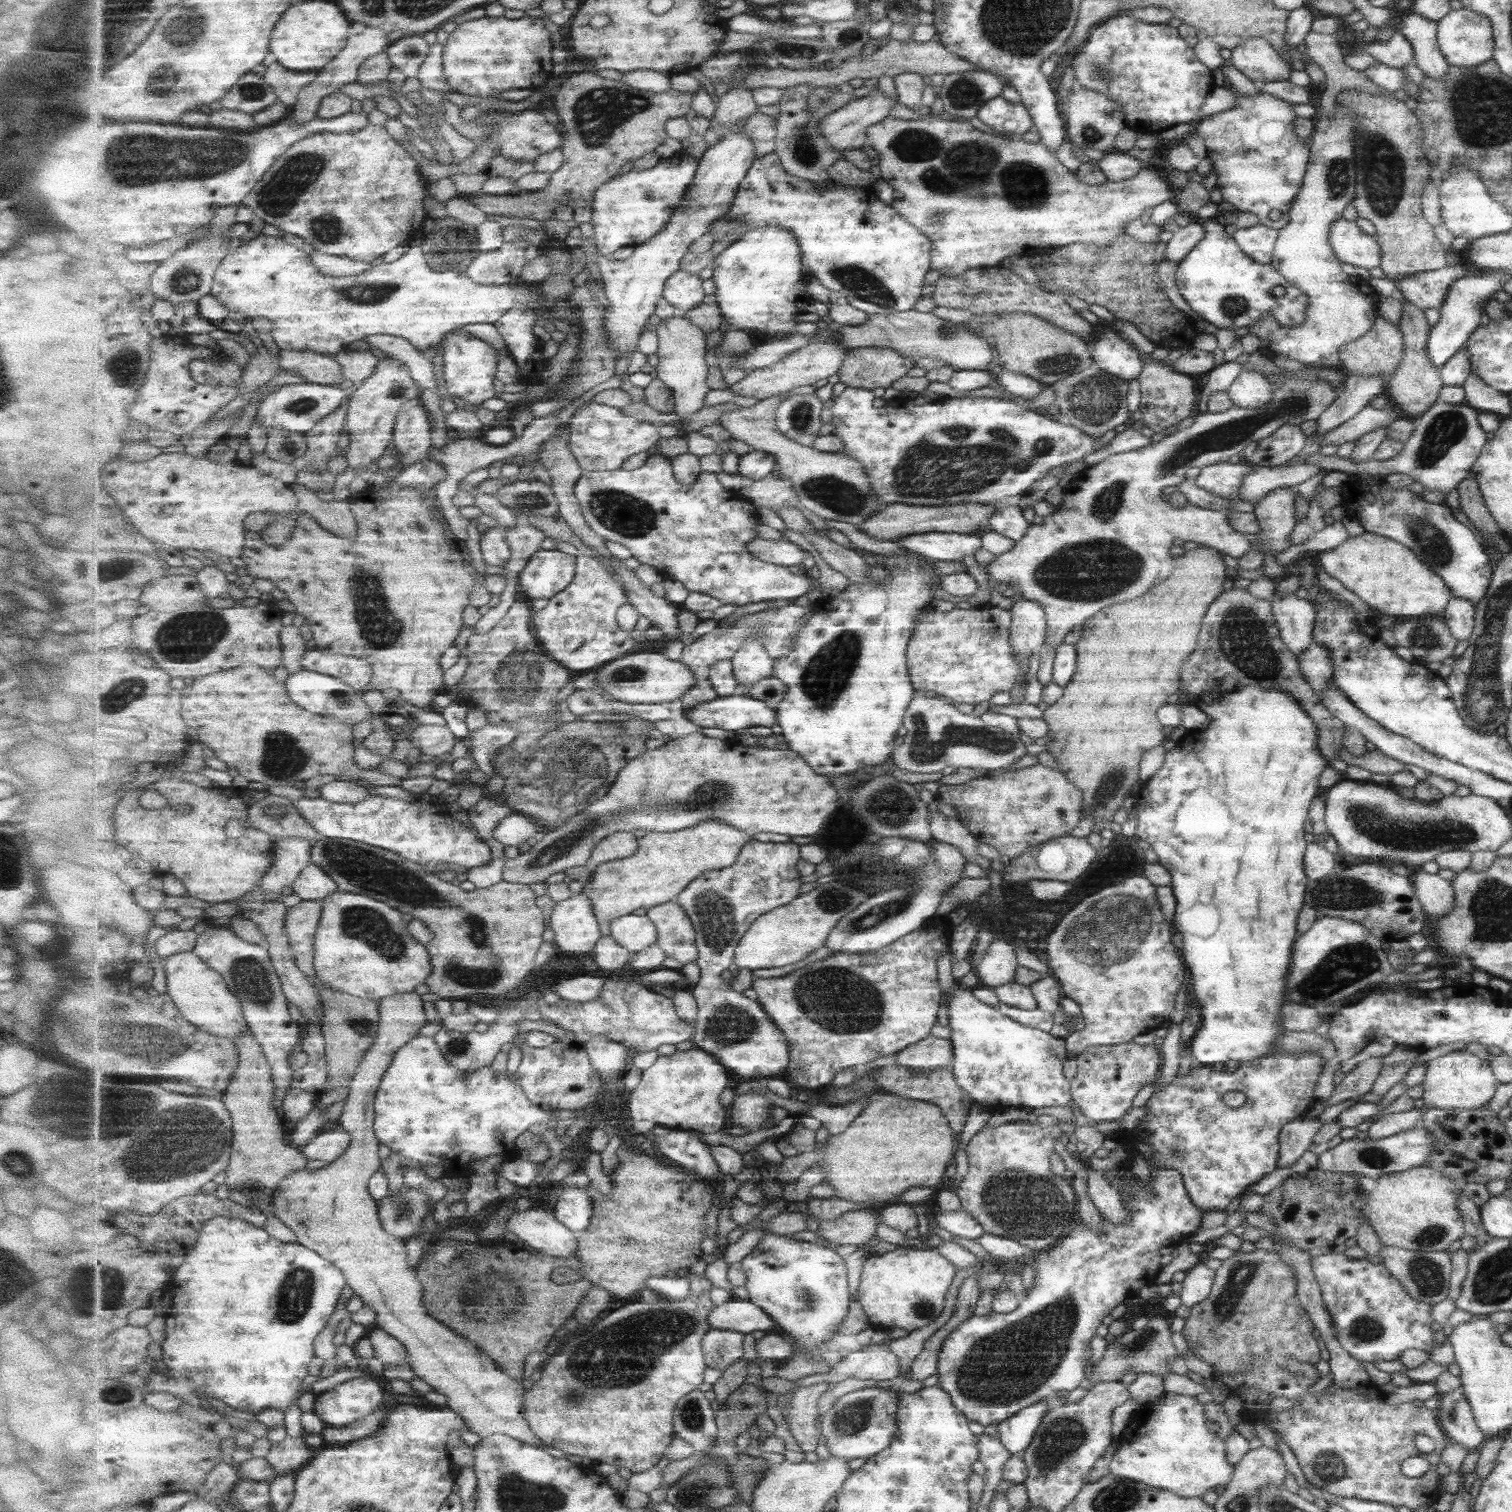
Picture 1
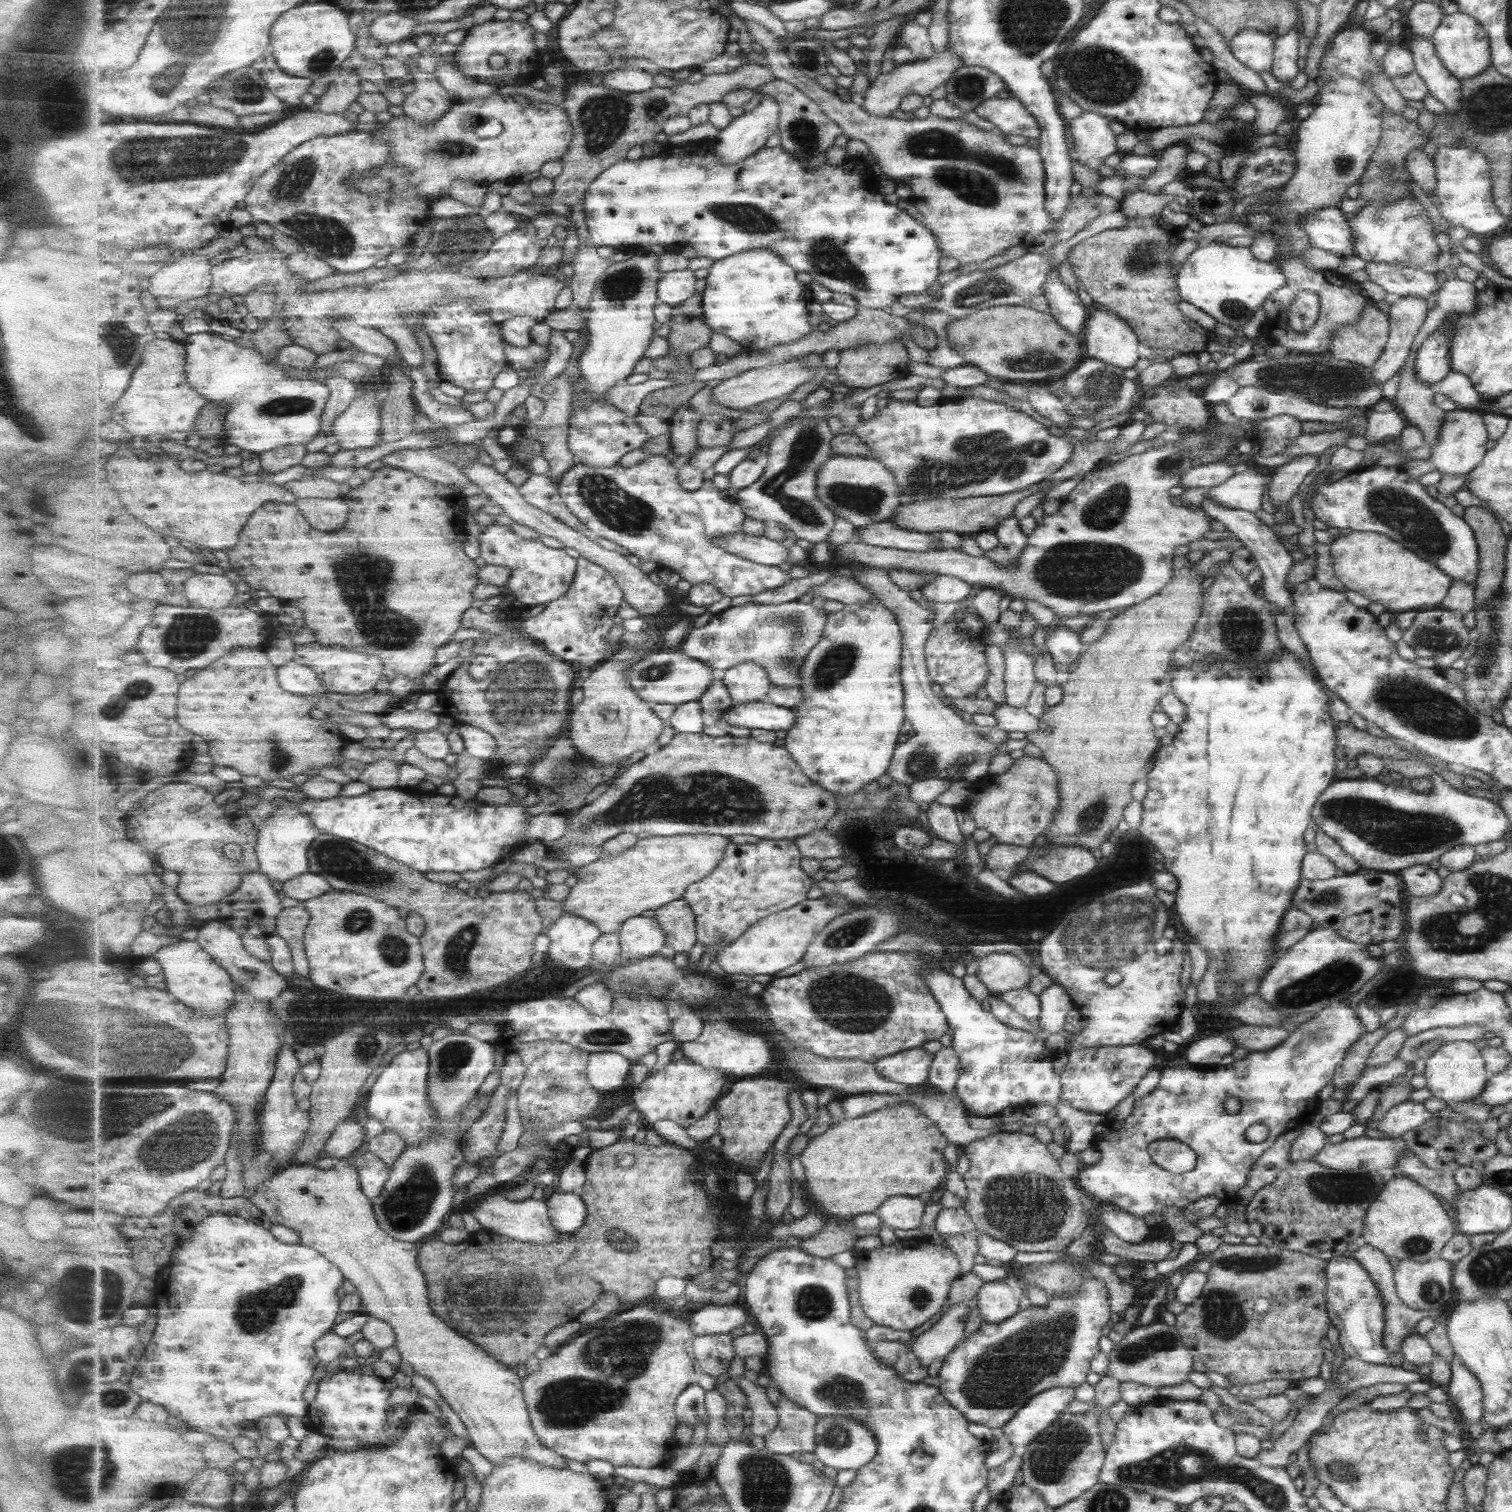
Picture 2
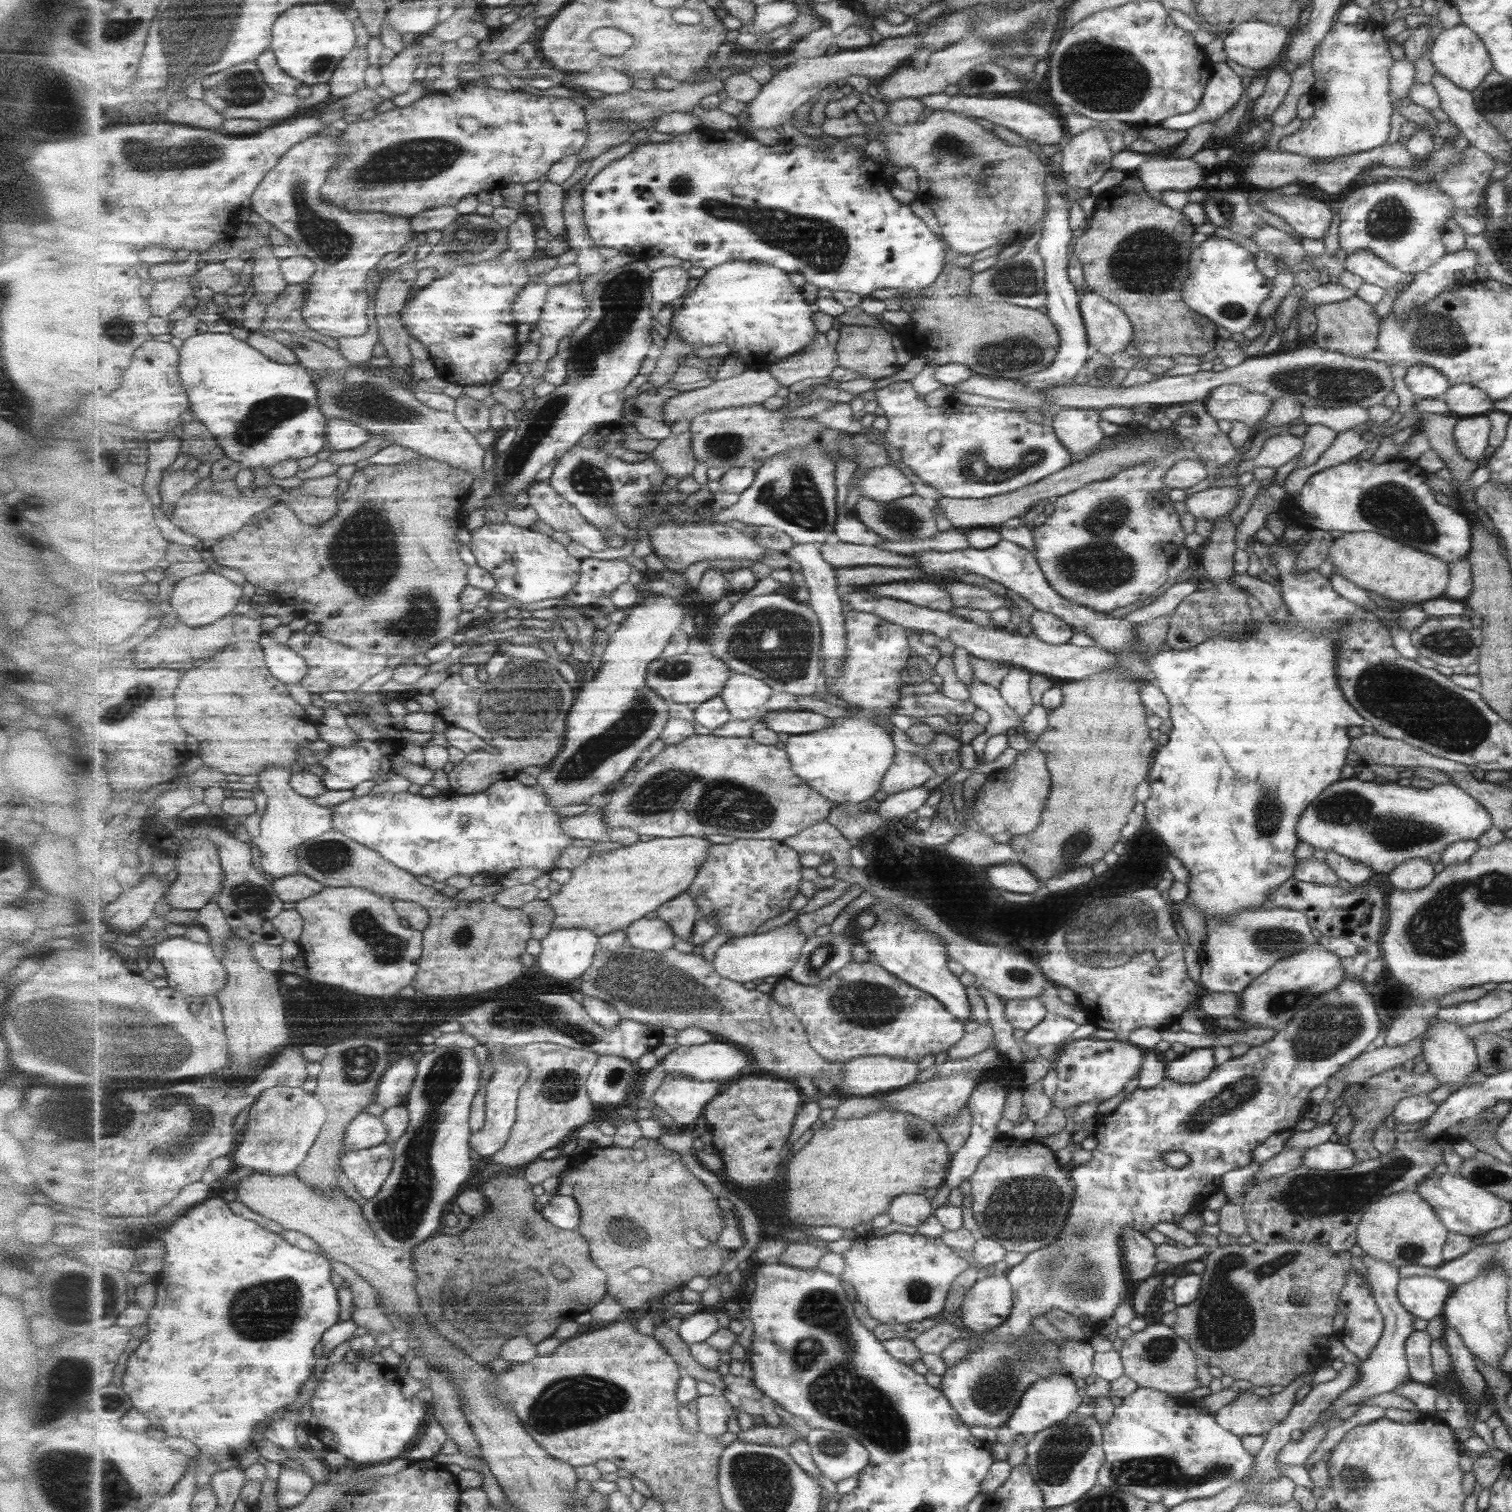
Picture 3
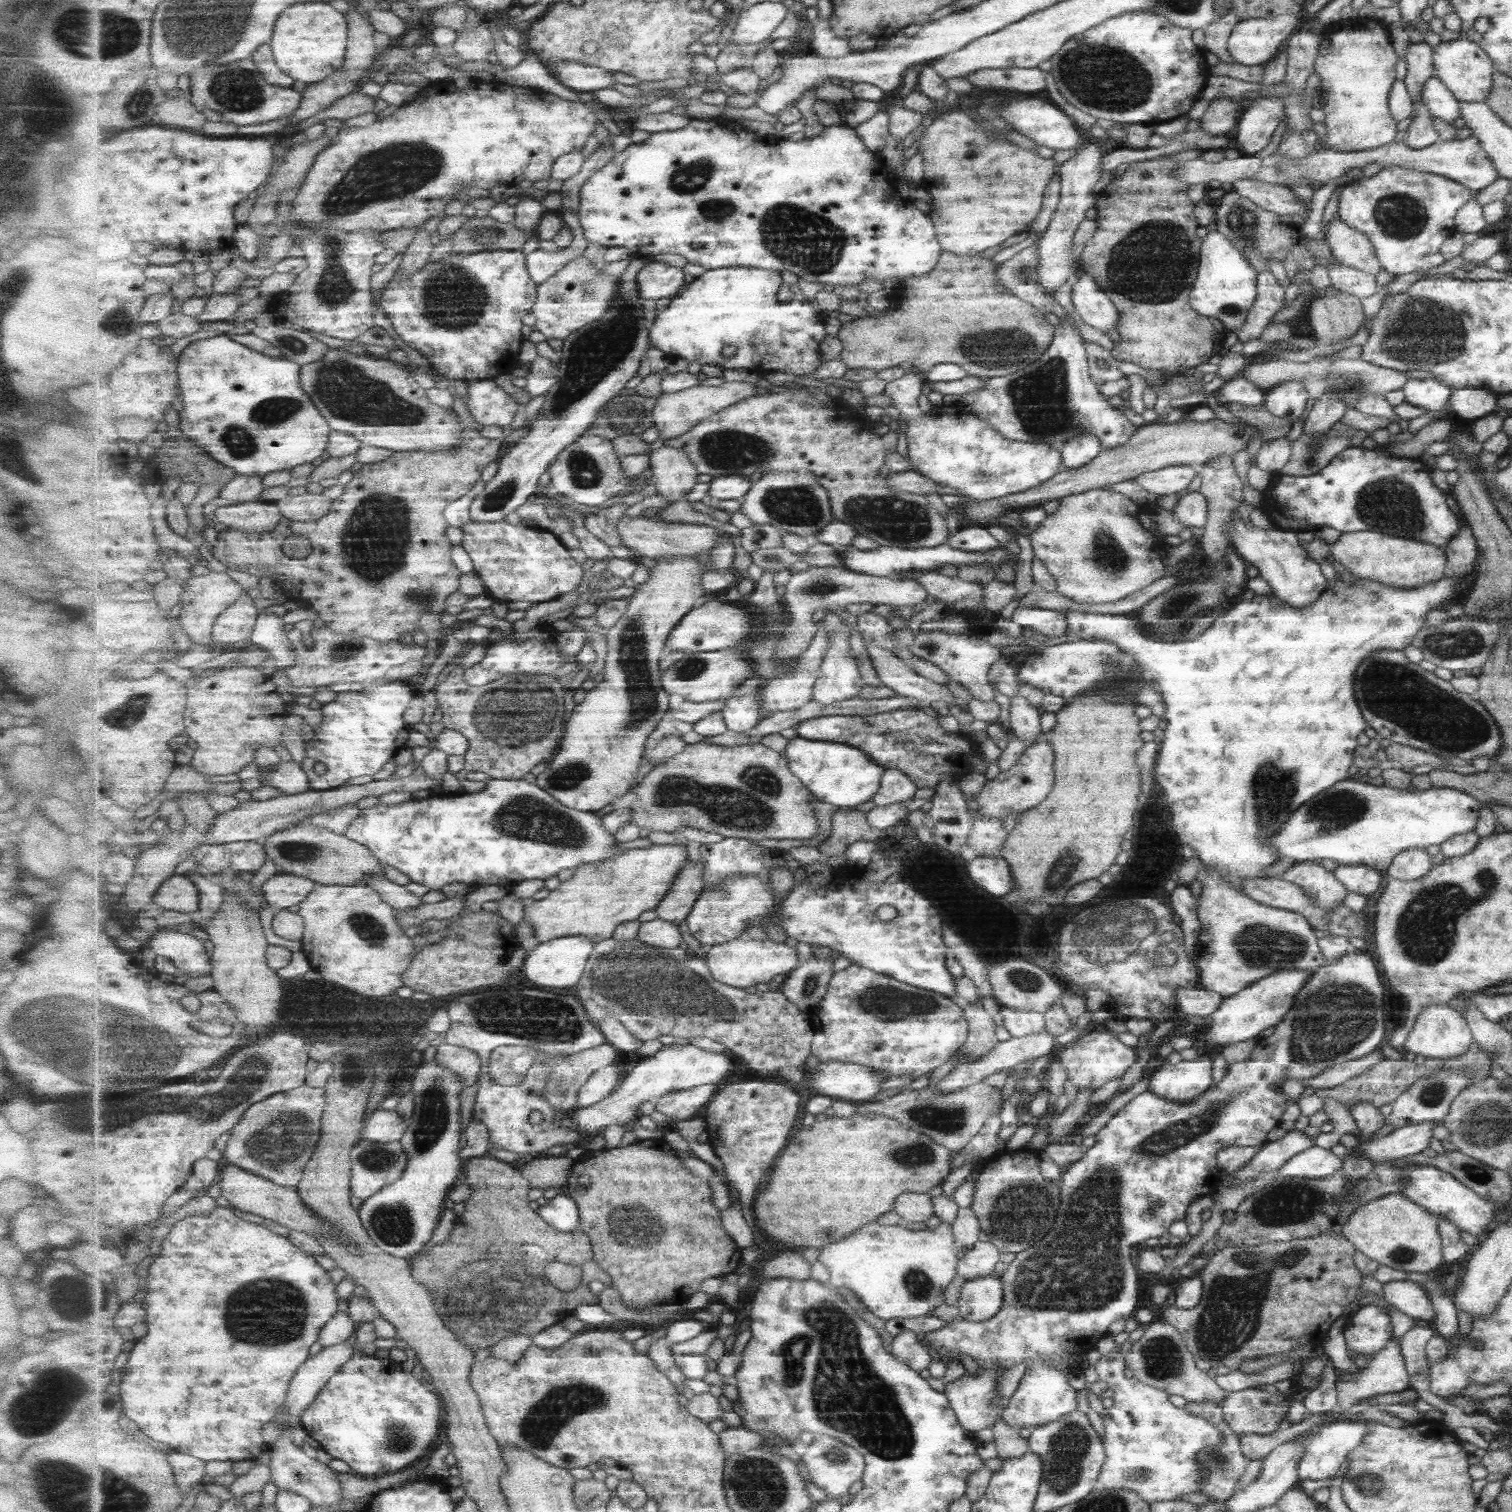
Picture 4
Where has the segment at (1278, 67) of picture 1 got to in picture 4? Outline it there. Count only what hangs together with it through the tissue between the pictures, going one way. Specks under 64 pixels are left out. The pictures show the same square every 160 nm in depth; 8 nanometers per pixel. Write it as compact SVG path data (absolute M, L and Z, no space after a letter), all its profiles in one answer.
M1293 14L1238 21L1226 40L1226 51L1232 62L1245 66L1264 65L1281 50L1297 26Z

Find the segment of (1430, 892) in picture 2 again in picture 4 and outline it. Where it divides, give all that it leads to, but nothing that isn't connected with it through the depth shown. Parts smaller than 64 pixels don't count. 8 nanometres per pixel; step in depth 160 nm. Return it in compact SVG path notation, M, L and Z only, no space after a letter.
M1410 848L1398 852L1382 873L1395 880L1417 880L1425 876L1431 867L1431 856L1425 849Z

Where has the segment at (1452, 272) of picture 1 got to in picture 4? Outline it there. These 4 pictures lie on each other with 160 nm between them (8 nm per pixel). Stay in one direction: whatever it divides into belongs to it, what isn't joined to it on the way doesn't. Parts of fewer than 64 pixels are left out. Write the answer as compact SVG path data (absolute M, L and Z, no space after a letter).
M1333 216L1324 230L1324 244L1327 245L1332 259L1343 266L1359 270L1367 274L1381 272L1373 248L1361 233L1345 227L1337 216Z

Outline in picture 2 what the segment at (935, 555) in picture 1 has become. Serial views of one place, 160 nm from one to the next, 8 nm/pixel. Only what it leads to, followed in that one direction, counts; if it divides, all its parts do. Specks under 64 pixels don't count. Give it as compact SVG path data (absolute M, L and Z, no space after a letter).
M891 520L859 528L858 536L859 541L881 548L896 548L907 552L929 552L936 549L934 533L905 530Z

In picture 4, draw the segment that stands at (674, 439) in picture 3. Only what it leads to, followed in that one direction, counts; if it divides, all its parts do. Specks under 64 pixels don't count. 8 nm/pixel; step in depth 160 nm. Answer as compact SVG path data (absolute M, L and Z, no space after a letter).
M664 444L650 454L650 463L653 479L649 484L670 503L687 495L697 484L700 473L683 449Z

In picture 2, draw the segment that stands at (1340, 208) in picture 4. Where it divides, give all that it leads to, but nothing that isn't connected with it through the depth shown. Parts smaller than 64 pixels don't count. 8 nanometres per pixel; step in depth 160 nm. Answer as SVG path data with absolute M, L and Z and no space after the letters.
M1405 197L1385 205L1364 205L1357 214L1347 219L1347 226L1354 240L1351 247L1353 256L1366 263L1419 268L1434 265L1439 254L1432 231L1433 225L1415 198Z

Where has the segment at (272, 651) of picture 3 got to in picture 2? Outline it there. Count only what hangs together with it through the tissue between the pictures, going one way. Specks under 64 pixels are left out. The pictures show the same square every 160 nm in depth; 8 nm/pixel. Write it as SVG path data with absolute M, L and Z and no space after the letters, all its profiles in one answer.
M291 661L285 667L277 667L277 678L281 688L296 696L325 698L328 690L311 667Z

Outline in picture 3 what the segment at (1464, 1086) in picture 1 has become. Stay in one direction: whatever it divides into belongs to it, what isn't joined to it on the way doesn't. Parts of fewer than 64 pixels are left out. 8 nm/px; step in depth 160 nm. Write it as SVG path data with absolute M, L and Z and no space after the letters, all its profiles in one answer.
M1438 1022L1433 1026L1428 1026L1422 1040L1421 1054L1427 1070L1435 1077L1439 1085L1451 1084L1460 1088L1468 1082L1471 1073L1478 1070L1474 1042L1462 1033L1458 1024Z

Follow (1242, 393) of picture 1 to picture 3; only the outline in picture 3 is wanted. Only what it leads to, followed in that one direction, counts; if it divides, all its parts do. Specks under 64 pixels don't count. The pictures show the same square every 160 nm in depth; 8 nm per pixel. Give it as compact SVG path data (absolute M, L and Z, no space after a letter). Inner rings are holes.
M1248 392L1235 400L1219 402L1207 397L1203 400L1206 411L1215 420L1227 420L1227 422L1242 422L1250 428L1251 436L1254 435L1254 426L1263 419L1267 411L1272 408L1272 400L1264 394ZM1302 406L1300 416L1303 423L1320 424L1336 433L1349 430L1357 424L1365 424L1368 420L1366 408L1360 406L1342 406L1339 408L1319 408L1316 406Z

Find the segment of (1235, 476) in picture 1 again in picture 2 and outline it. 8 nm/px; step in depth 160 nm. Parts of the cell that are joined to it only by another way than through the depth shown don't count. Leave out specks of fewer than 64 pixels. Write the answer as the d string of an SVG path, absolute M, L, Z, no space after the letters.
M1222 462L1195 466L1185 471L1180 478L1182 488L1213 488L1234 475L1234 468Z

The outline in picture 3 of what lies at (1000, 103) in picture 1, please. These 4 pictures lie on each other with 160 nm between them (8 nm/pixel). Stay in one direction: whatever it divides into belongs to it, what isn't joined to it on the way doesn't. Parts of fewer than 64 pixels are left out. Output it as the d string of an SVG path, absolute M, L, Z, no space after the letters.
M945 93L930 94L921 99L926 107L933 111L951 111L973 118L985 118L1003 126L1017 136L1022 136L1025 140L1033 140L1037 144L1057 144L1066 141L1066 135L1061 125L1061 119L1056 114L1051 114L1040 105L1029 102L1029 100L1019 100L1019 98L982 98L980 96L967 96L963 94L949 95Z

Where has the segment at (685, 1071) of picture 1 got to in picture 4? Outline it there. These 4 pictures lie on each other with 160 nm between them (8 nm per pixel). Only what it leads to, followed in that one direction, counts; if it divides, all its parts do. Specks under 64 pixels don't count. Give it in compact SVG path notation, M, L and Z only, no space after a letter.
M701 1085L670 1092L655 1102L655 1109L667 1117L671 1116L675 1121L689 1120L710 1103L717 1093L715 1089L715 1085Z

